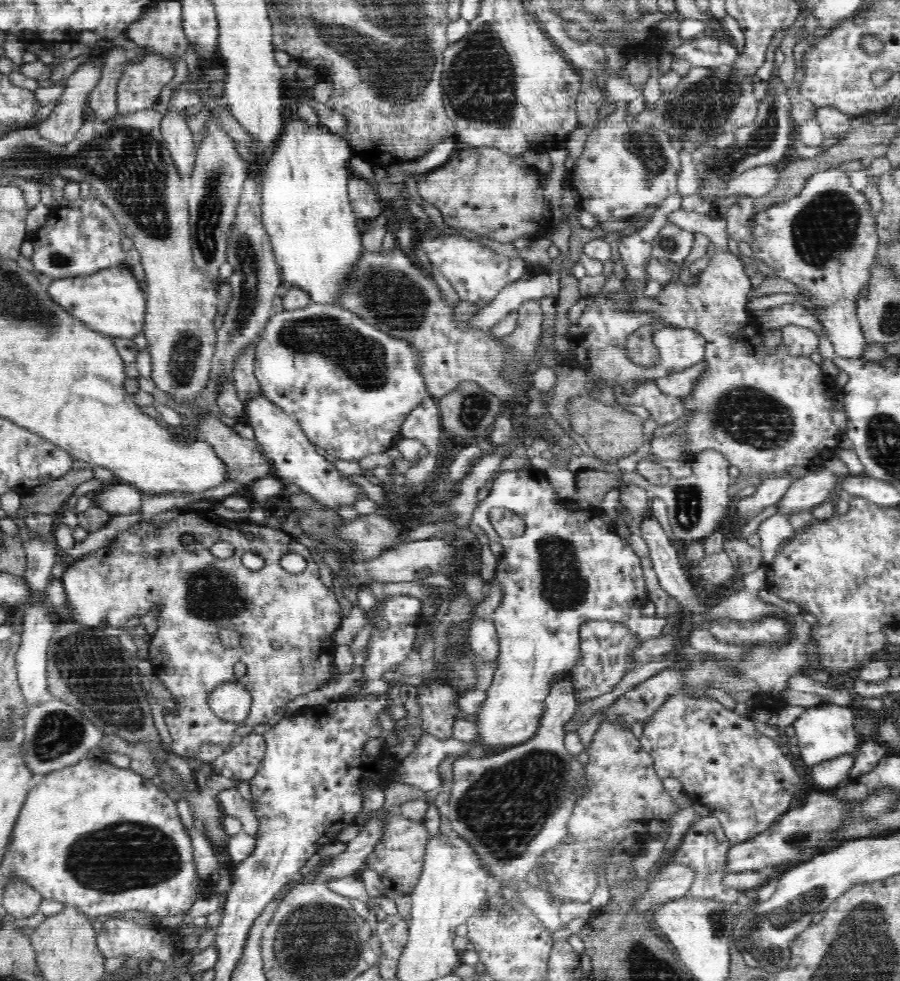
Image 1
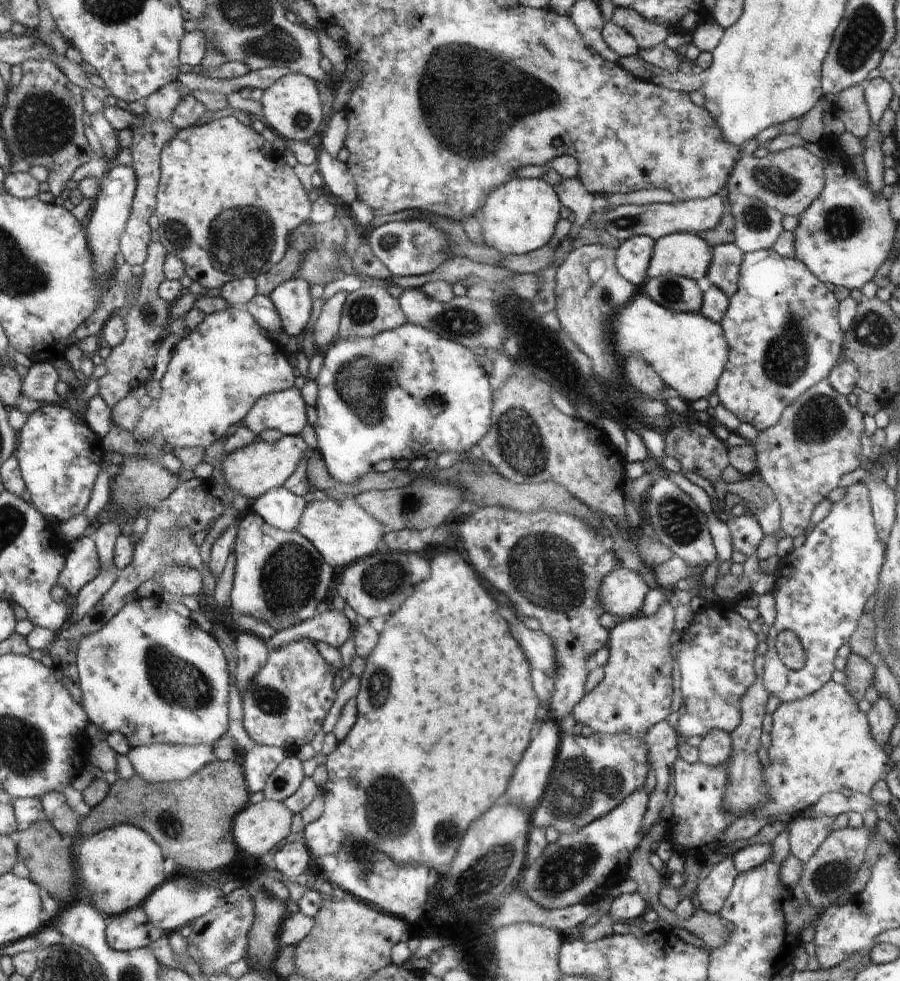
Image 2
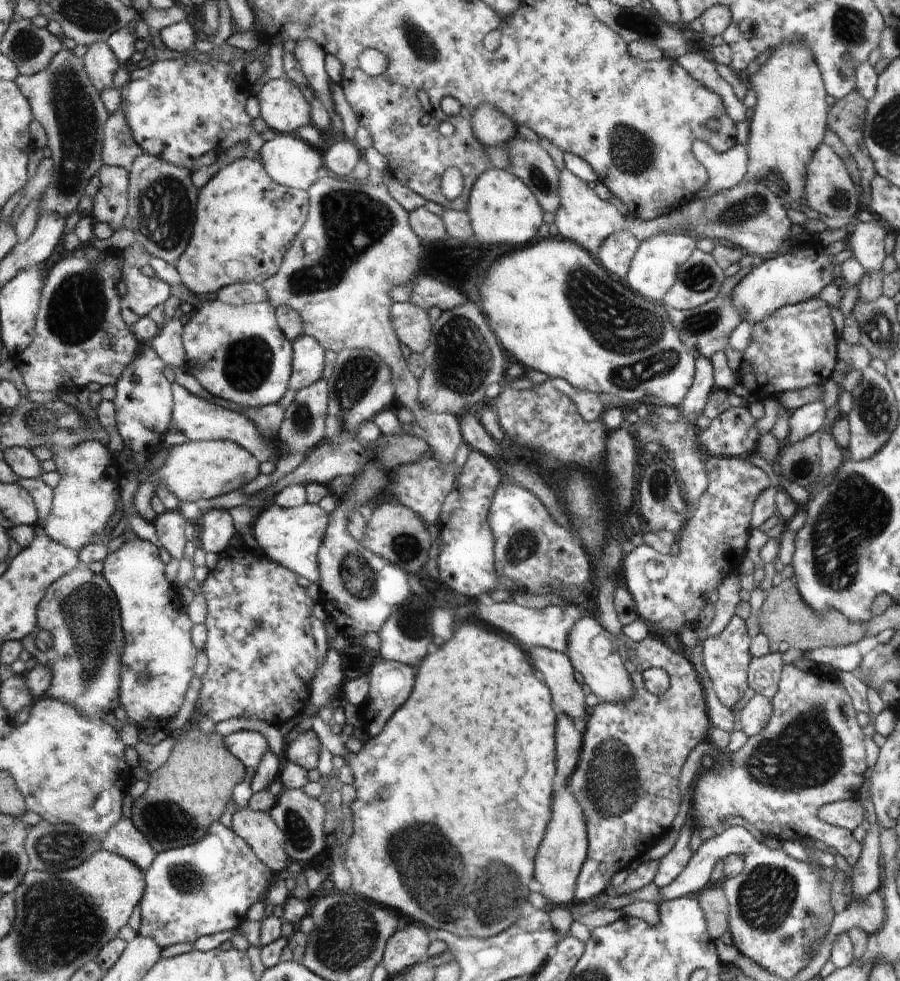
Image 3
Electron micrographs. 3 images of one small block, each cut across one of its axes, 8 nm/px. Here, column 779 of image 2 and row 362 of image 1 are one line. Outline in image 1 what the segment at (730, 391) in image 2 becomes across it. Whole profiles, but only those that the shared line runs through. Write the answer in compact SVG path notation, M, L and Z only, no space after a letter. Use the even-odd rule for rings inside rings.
M310 304L304 308L296 310L283 310L280 313L273 313L265 324L260 340L255 346L255 360L253 364L253 372L255 372L257 381L262 387L263 395L277 404L284 412L294 417L308 439L316 446L320 446L327 451L332 458L336 460L346 460L348 462L361 461L365 456L376 453L386 453L388 448L394 443L398 434L401 434L402 422L406 420L406 416L428 397L426 385L424 385L423 374L420 373L420 350L416 346L412 346L406 339L392 337L388 333L384 333L378 327L371 323L367 323L359 314L345 309L338 304Z

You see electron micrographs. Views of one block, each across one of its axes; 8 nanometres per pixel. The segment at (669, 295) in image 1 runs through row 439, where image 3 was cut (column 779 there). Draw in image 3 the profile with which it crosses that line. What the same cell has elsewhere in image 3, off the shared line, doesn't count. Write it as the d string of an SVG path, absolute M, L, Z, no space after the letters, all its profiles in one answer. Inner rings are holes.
M790 663L781 670L778 690L771 698L774 712L771 722L758 735L748 737L742 750L729 753L728 764L716 762L714 767L694 778L692 787L692 806L690 813L695 815L694 827L722 826L732 818L744 818L746 822L761 830L766 839L779 844L785 840L812 838L824 842L828 849L840 854L850 866L862 858L863 846L849 830L822 822L818 810L822 805L843 800L857 800L858 786L864 780L864 734L856 724L856 712L852 700L841 682L828 680L812 674L812 671L799 668Z

